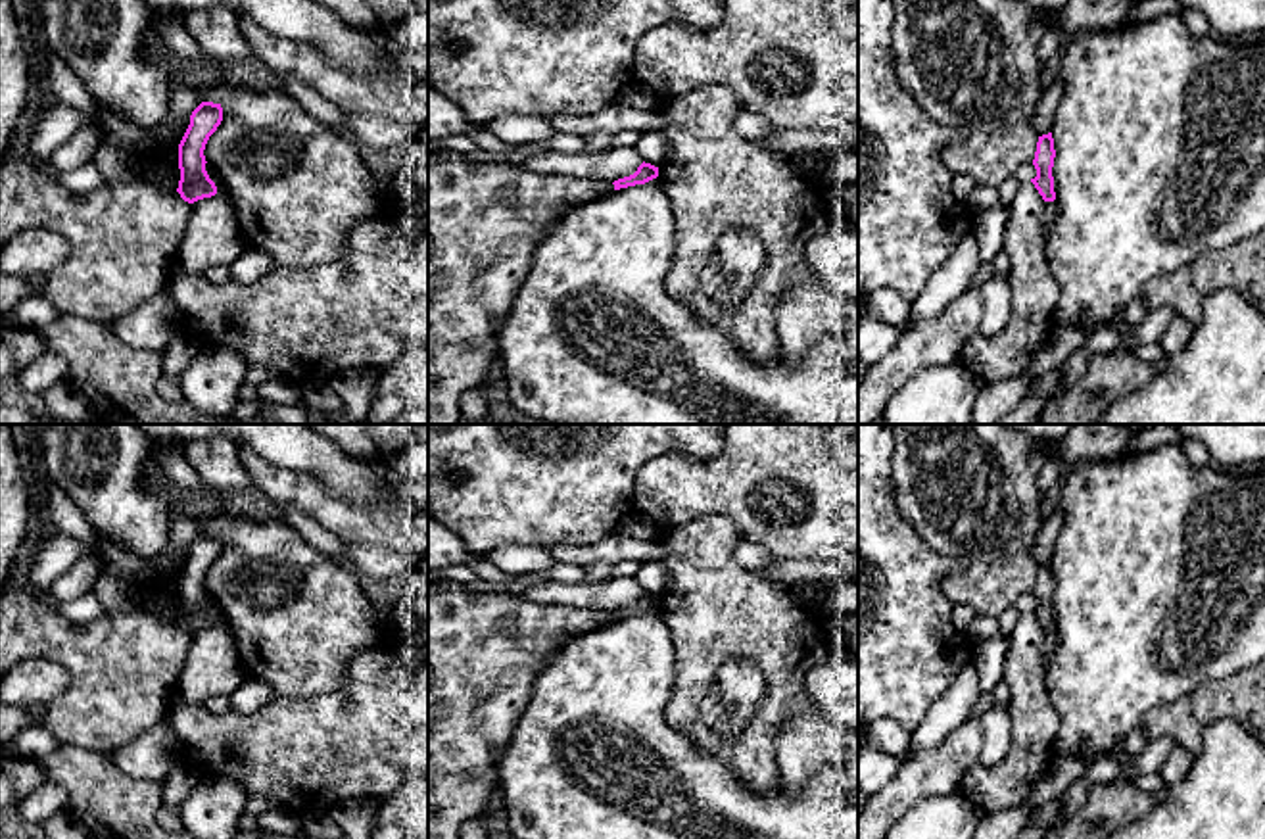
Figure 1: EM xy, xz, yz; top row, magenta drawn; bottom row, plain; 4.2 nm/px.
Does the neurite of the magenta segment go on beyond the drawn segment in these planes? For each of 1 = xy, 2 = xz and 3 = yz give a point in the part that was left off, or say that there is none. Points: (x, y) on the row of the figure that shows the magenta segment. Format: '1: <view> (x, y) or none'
1: none
2: none
3: none

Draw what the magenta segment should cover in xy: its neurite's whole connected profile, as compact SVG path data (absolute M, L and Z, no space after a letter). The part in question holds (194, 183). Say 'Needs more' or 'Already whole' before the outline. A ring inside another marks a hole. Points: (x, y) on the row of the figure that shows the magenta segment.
Already whole. M202 102L190 115L190 125L179 144L180 180L177 192L188 204L217 194L215 182L205 171L205 144L223 121L221 104Z

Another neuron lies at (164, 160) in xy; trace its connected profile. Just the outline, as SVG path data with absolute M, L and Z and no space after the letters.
M184 132L169 144L155 146L152 152L132 154L138 177L144 179L148 171L154 171L157 177L173 177L180 180L179 144L182 136Z

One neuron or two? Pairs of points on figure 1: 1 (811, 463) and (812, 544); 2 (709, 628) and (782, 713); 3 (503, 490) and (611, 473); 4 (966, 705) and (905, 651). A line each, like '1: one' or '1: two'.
1: one
2: one
3: one
4: two

